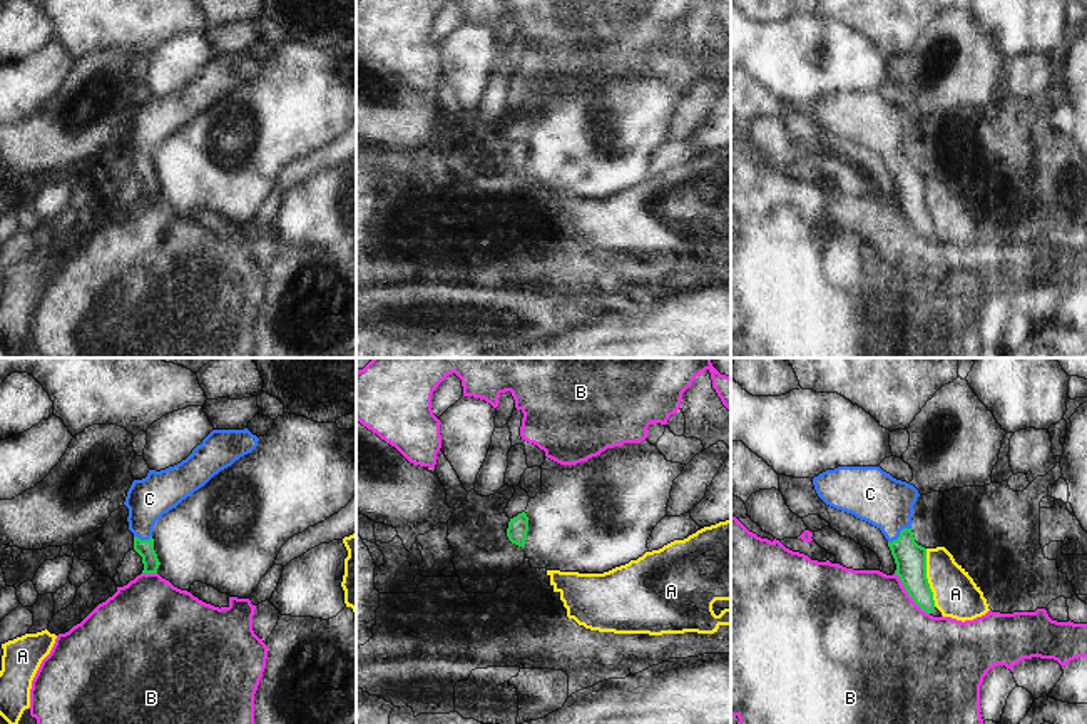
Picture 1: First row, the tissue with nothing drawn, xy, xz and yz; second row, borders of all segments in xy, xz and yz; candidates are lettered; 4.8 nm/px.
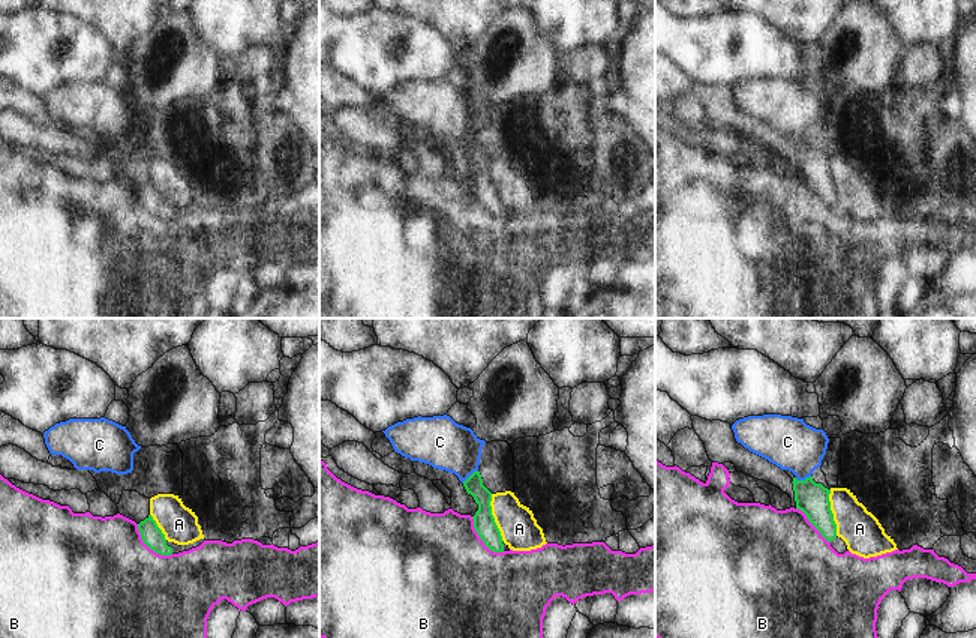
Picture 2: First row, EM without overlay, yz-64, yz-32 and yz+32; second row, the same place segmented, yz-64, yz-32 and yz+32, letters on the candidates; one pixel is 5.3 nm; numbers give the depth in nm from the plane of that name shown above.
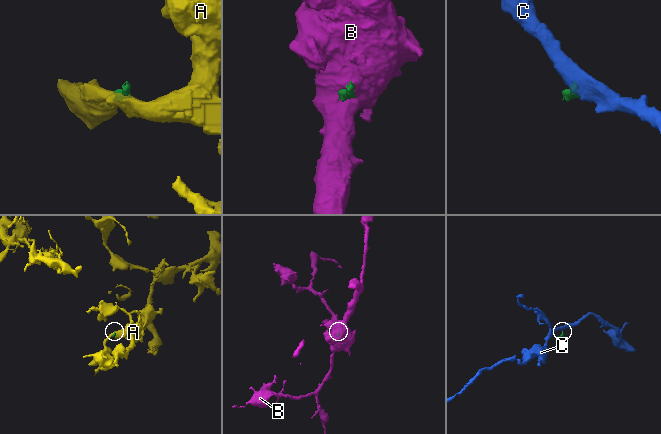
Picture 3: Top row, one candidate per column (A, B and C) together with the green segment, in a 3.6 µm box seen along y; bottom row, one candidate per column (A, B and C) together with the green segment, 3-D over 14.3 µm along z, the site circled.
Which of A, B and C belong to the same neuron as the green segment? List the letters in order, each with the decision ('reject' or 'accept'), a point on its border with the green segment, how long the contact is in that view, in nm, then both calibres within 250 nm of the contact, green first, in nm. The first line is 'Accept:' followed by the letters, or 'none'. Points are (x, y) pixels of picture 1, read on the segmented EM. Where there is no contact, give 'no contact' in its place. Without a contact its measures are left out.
Accept: C
A: reject; contact yz (925, 577); length 280 nm; calibres 150 and 220 nm
B: reject; contact yz (908, 594); length 260 nm; calibres 150 and 500 nm
C: accept; contact yz (900, 534); length 130 nm; calibres 150 and 260 nm

